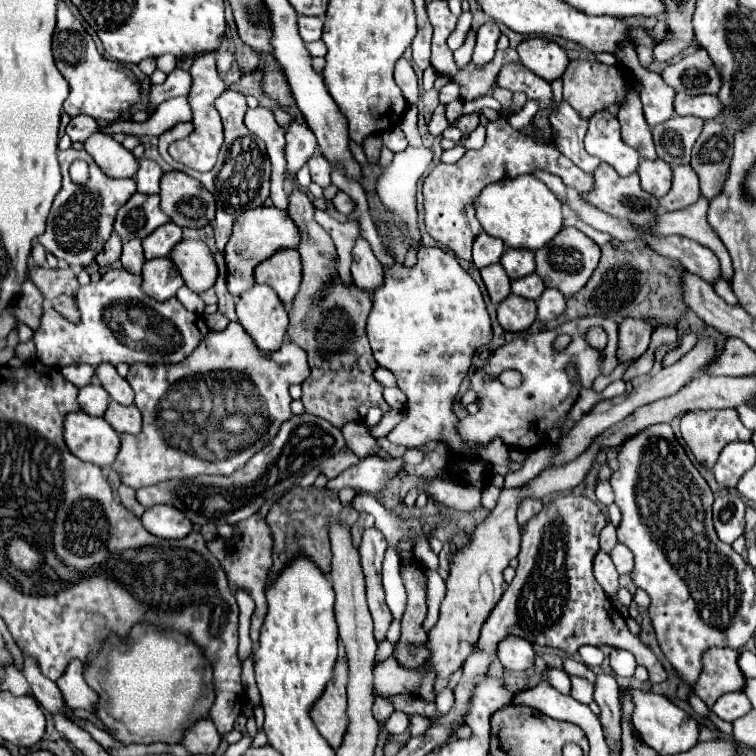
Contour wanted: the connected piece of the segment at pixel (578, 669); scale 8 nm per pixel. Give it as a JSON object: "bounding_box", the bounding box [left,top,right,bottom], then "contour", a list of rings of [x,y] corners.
{"bounding_box":[563,658,596,684],"contour":[[[563,658],[563,668],[570,676],[580,676],[586,678],[592,684],[596,681],[596,674],[585,664],[577,662],[571,658]]]}

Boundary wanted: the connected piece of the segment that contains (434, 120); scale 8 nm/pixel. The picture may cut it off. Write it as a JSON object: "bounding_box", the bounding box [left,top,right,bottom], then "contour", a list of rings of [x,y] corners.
{"bounding_box":[428,104,449,136],"contour":[[[439,104],[434,110],[428,124],[429,132],[433,136],[441,135],[442,132],[449,126],[447,118],[445,117],[445,106]]]}

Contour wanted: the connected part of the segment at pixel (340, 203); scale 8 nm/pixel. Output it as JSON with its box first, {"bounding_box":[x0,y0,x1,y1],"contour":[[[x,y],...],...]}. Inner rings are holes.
{"bounding_box":[332,190,354,214],"contour":[[[342,190],[332,198],[332,204],[334,204],[336,210],[342,212],[342,214],[350,214],[350,212],[354,210],[354,200],[352,200],[346,192],[342,192]]]}

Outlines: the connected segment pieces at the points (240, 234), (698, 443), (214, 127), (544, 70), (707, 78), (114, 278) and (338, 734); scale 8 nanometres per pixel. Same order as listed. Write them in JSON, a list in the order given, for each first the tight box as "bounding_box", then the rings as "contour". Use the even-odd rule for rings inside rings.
[{"bounding_box":[226,206,298,296],"contour":[[[274,206],[254,208],[244,212],[234,222],[234,236],[230,236],[230,244],[226,244],[226,266],[228,266],[228,292],[232,296],[240,296],[255,284],[254,270],[262,260],[270,258],[280,248],[296,248],[298,246],[298,228],[290,216]]]},{"bounding_box":[682,410,752,468],"contour":[[[714,410],[714,412],[686,412],[682,416],[682,438],[692,450],[694,458],[712,468],[722,448],[736,440],[750,440],[752,432],[738,420],[736,410]]]},{"bounding_box":[170,58,226,172],"contour":[[[204,58],[194,60],[190,68],[192,76],[192,88],[190,88],[190,106],[194,108],[194,150],[170,150],[170,156],[176,162],[182,162],[188,168],[208,172],[214,166],[214,160],[218,156],[218,148],[222,146],[222,122],[218,112],[214,112],[214,100],[226,90],[226,84],[218,76],[214,62],[206,62]]]},{"bounding_box":[518,38,570,82],"contour":[[[546,38],[524,40],[518,46],[518,56],[520,56],[520,64],[524,64],[530,72],[544,78],[546,82],[562,78],[570,62],[566,50]]]},{"bounding_box":[662,48,720,94],"contour":[[[702,48],[666,66],[662,70],[662,78],[676,92],[686,94],[716,94],[720,88],[718,70],[714,70],[708,52]]]},{"bounding_box":[34,270,210,368],"contour":[[[108,270],[100,282],[90,282],[88,286],[82,286],[78,292],[78,310],[82,314],[80,324],[70,324],[68,320],[62,320],[62,316],[58,316],[58,312],[54,312],[54,308],[46,308],[44,316],[42,316],[42,324],[40,328],[34,332],[34,344],[36,344],[36,358],[44,364],[44,366],[52,366],[52,368],[64,368],[70,364],[90,364],[90,366],[98,366],[104,362],[110,364],[136,364],[136,362],[144,362],[144,364],[176,364],[182,362],[186,356],[190,356],[198,344],[206,338],[206,334],[210,332],[204,318],[200,314],[188,312],[176,298],[170,298],[166,302],[156,302],[150,300],[142,290],[140,290],[142,278],[128,274],[126,270]]]},{"bounding_box":[310,656,348,750],"contour":[[[346,656],[338,658],[334,678],[324,690],[322,698],[312,706],[310,716],[318,732],[328,740],[328,744],[338,750],[346,734],[346,684],[348,684],[348,662]]]}]

